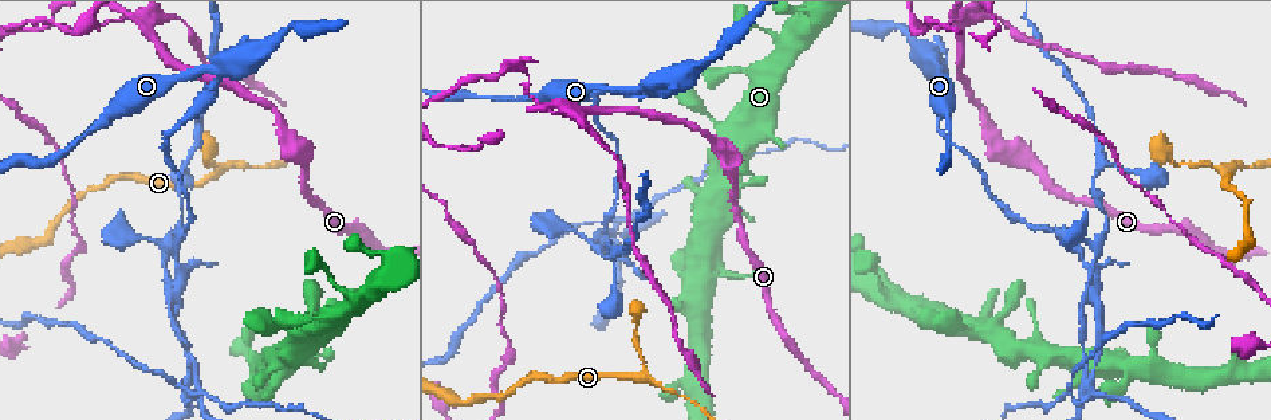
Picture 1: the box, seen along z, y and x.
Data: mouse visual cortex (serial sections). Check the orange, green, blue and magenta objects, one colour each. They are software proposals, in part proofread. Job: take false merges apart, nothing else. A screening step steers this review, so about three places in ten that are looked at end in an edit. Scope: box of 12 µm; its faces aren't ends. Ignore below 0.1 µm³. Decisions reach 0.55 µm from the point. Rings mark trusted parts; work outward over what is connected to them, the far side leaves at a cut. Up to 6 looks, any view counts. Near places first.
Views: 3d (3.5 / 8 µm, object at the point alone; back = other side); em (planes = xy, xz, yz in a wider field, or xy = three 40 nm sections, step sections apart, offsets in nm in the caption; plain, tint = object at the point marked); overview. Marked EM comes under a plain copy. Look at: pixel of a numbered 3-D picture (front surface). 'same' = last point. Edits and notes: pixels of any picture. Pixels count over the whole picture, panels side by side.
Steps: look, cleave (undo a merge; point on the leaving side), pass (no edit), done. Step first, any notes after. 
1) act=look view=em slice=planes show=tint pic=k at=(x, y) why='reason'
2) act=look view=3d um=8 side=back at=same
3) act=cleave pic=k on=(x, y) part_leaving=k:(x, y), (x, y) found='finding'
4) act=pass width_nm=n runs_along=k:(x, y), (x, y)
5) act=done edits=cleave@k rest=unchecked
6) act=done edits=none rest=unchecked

act=look view=3d um=3.5 pic=1 at=(210, 180) why='three arms meet'

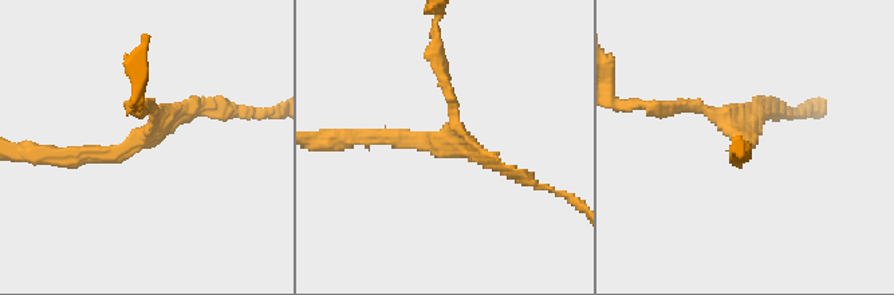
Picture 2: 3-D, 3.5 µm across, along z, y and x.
act=look view=em slice=xy step=2 show=tint pic=2 at=(444, 141) arms=3 arm_widths_nm=150,150,200

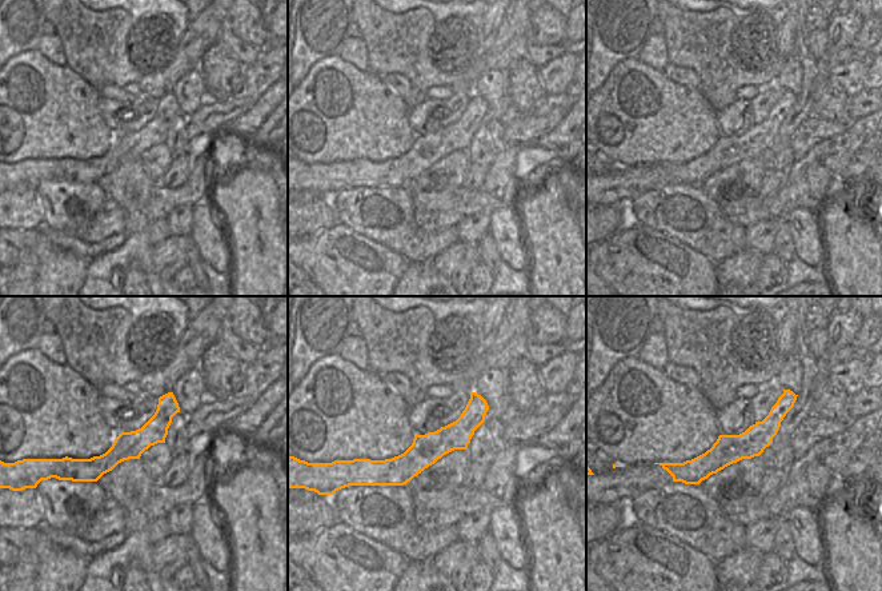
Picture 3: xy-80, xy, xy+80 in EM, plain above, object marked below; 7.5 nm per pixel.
act=pass runs_along=3:(789, 403), (748, 444), (670, 467) found='all the same cell'

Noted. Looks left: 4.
act=look view=3d um=3.5 side=back pic=1 at=(650, 90) why='sudden change in width'

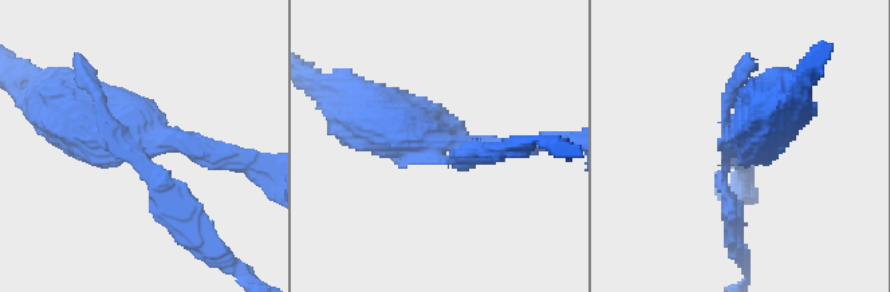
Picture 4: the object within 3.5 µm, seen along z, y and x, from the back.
act=look view=em slice=xy step=5 show=tint pic=4 at=(147, 139) arms=3 arm_widths_nm=150,250,700

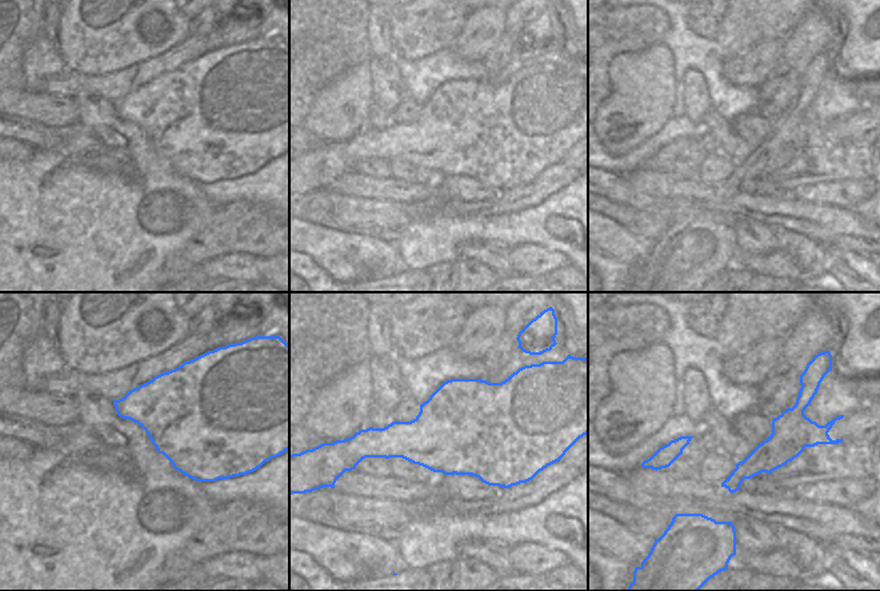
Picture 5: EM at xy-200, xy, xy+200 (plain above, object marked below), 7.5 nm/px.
act=cleave pic=4 on=(465, 165) part_leaving=4:(133, 149), (211, 248) found='two cells meet here'

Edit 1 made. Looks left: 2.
act=done edits=cleave@4 rest=unchecked

